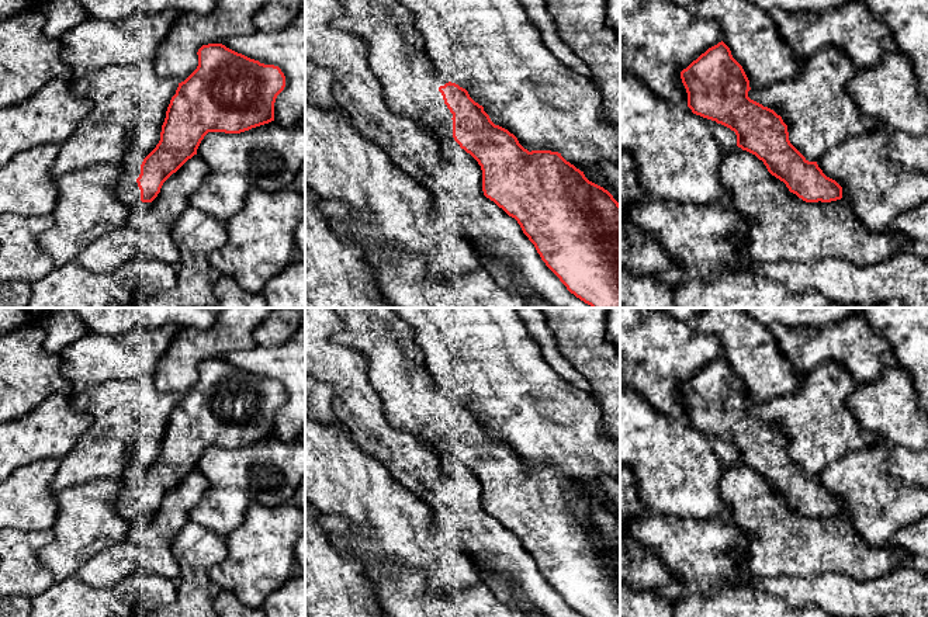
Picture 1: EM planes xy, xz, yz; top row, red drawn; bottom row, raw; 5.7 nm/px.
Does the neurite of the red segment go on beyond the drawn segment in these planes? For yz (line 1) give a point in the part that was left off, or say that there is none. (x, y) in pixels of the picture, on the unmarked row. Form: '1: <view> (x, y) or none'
1: none

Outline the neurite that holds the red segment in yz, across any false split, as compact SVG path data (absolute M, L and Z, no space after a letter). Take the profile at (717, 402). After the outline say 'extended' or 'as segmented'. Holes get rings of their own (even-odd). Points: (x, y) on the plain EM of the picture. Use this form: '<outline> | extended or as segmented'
M723 356L683 384L681 394L692 427L734 446L737 461L762 475L790 507L806 517L842 513L842 502L790 458L782 431L748 412L749 395Z | as segmented

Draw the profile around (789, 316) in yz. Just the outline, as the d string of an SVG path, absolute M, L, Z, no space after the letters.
M748 308L748 313L759 323L782 323L787 327L824 327L855 315L856 308Z

